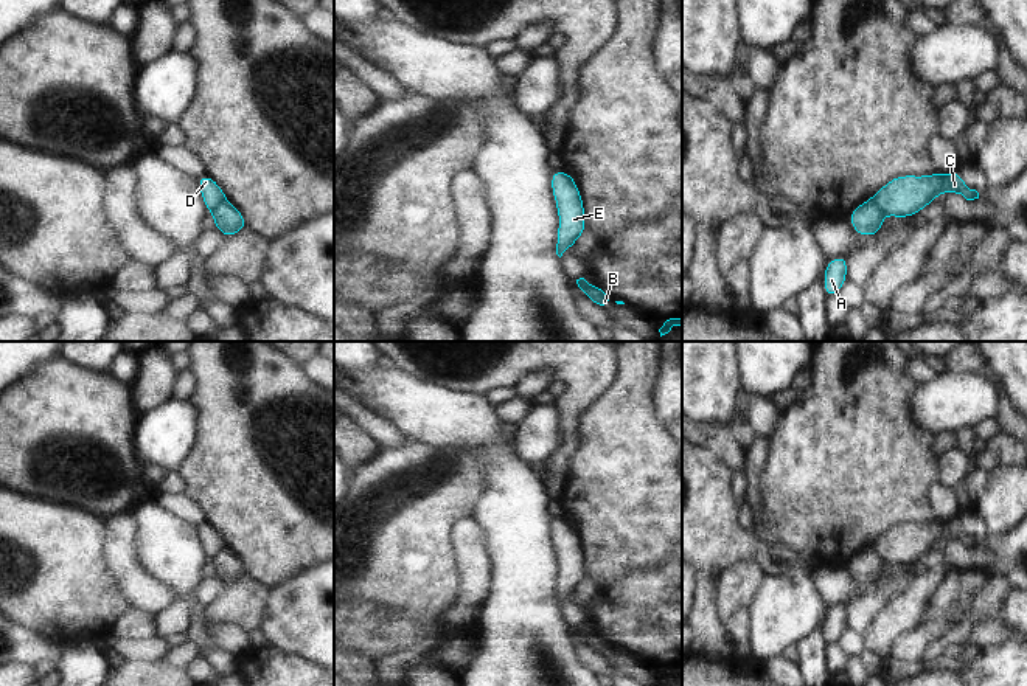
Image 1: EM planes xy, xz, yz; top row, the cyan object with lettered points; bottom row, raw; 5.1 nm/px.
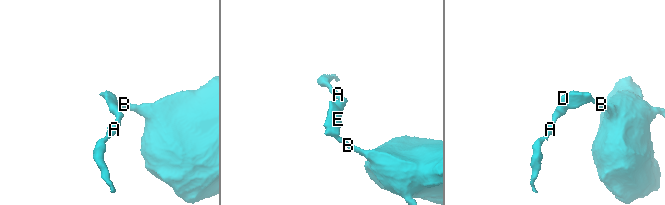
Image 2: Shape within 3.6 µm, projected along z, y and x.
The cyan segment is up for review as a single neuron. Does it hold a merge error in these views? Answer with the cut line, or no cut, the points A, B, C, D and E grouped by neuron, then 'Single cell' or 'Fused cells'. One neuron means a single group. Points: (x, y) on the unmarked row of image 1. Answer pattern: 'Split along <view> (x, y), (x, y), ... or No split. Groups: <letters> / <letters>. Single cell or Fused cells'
Split along yz (870, 547), (884, 561). Groups: A / B C D E. Fused cells.

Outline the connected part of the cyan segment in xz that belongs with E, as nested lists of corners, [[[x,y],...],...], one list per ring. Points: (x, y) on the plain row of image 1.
[[[564,518],[552,520],[552,540],[559,563],[556,602],[561,605],[562,601],[573,594],[576,587],[584,580],[586,559],[576,532]]]

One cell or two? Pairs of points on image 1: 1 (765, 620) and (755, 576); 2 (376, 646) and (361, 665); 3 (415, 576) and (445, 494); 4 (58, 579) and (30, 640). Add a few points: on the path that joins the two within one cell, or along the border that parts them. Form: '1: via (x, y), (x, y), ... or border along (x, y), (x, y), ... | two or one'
1: border along (766, 578), (746, 609) | two
2: border along (367, 655), (373, 660) | two
3: via (415, 556), (415, 523), (424, 514) | one
4: border along (16, 620), (56, 640) | two

